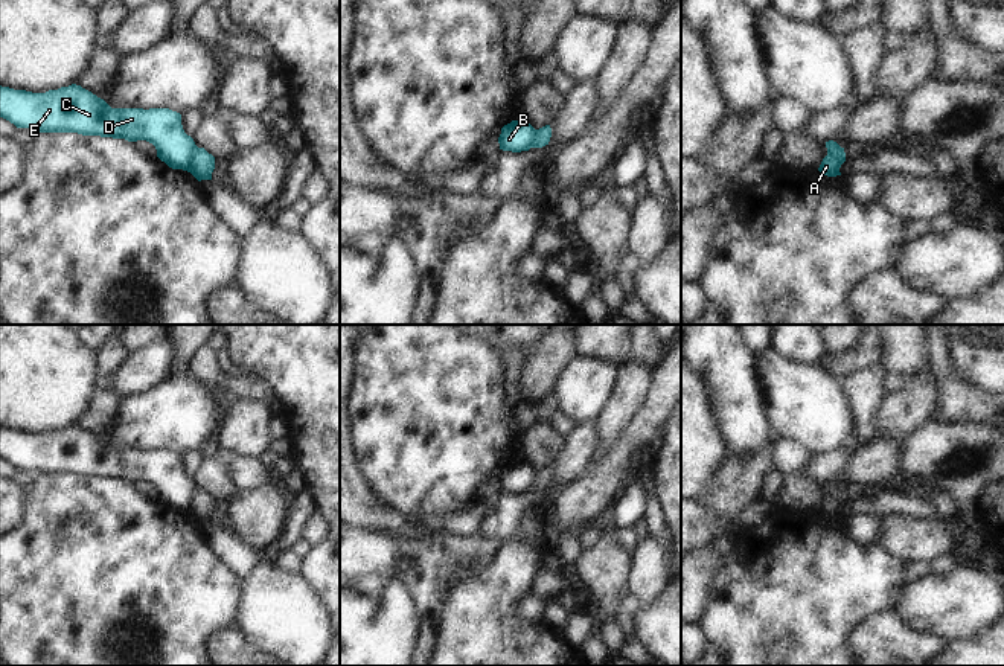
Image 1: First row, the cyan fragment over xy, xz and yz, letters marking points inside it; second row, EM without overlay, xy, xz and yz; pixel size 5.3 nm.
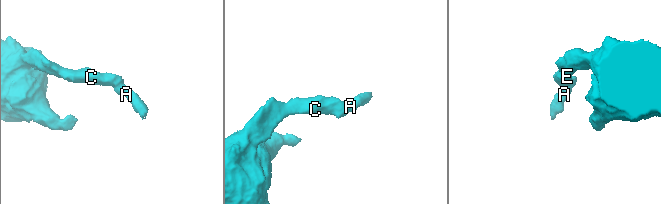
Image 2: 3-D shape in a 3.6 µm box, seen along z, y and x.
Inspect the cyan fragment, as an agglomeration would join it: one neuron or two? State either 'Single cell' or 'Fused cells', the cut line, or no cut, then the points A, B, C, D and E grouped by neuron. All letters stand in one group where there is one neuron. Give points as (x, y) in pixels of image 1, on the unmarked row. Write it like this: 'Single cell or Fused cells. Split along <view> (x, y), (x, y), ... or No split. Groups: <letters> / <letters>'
Fused cells. Split along xy (197, 488), (188, 512). Groups: A / B C D E.

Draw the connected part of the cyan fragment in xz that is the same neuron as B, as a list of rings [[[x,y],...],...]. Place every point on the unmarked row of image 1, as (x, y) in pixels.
[[[512,462],[501,469],[500,491],[512,494],[529,492],[535,475],[536,471],[527,462]]]

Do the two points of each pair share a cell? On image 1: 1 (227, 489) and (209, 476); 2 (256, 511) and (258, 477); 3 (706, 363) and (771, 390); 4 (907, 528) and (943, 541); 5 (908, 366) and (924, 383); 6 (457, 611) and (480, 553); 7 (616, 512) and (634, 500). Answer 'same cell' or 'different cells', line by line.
1: same cell
2: different cells
3: different cells
4: same cell
5: different cells
6: different cells
7: same cell

